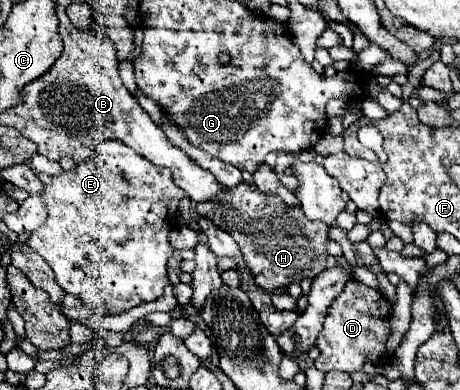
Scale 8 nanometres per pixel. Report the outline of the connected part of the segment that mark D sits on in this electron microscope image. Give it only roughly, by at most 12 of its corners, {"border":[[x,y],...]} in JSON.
{"border":[[349,279],[315,367],[361,371],[389,355],[393,305]]}

